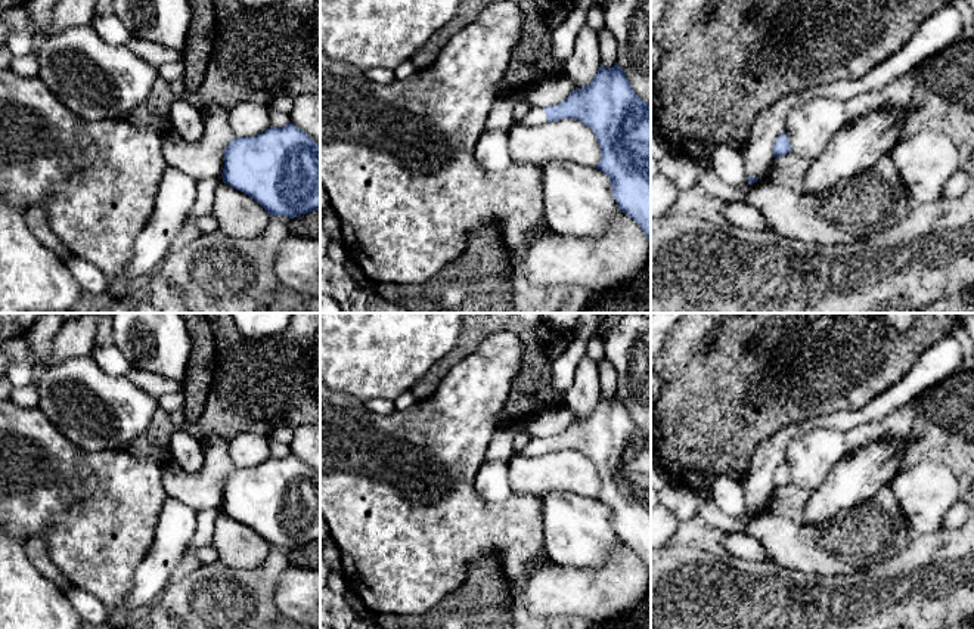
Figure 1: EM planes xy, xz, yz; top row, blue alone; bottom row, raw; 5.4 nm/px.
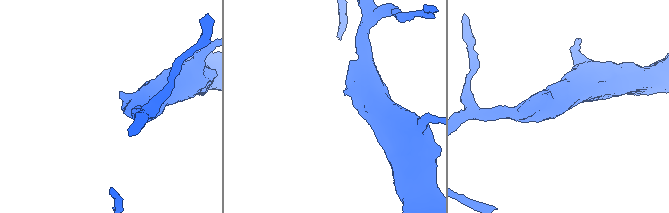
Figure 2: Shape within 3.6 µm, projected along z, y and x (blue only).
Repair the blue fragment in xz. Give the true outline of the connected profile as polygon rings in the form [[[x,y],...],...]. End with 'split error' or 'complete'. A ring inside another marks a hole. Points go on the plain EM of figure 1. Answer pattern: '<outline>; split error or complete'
[[[615,393],[611,399],[601,396],[593,412],[573,421],[564,433],[531,439],[522,455],[543,456],[565,449],[578,450],[595,464],[602,483],[596,499],[609,508],[617,536],[640,557],[651,576],[651,437],[635,424]]]; split error

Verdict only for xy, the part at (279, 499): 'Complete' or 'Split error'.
Complete

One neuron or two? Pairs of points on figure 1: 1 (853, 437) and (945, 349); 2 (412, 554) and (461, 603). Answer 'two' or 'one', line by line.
1: two
2: two

